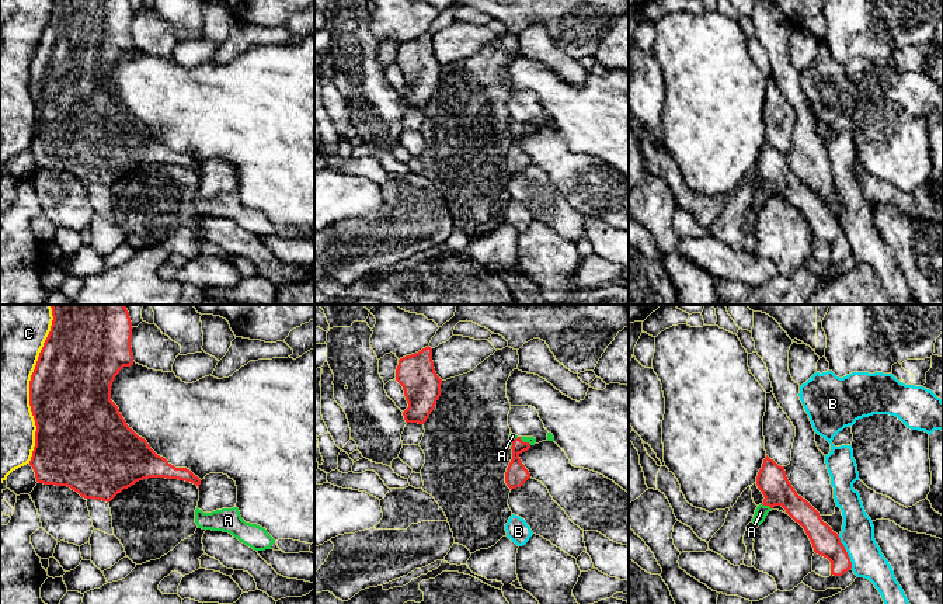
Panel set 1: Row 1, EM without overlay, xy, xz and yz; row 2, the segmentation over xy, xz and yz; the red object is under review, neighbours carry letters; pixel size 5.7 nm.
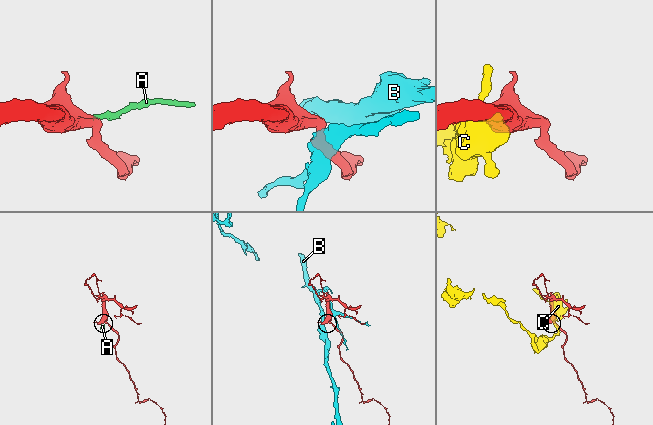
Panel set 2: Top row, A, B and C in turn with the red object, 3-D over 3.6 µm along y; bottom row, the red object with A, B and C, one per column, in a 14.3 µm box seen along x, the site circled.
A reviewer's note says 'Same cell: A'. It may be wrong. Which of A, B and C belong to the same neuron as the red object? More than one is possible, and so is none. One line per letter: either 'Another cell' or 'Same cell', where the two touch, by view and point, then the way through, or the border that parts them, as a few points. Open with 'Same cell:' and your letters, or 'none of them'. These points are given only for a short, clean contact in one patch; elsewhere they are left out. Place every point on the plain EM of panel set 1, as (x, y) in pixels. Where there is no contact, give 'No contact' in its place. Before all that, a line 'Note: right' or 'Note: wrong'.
Note: right
Same cell: A
A: Same cell. Touches red at yz (766, 190). Path across: yz (772, 166), (772, 184), (766, 190), (761, 197)
B: Another cell. Touches red at yz (846, 238). Boundary: yz (838, 221), (852, 253)
C: Another cell. Touches red at xy (30, 75)

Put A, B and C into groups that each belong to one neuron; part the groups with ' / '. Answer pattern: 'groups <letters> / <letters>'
groups A / B / C

